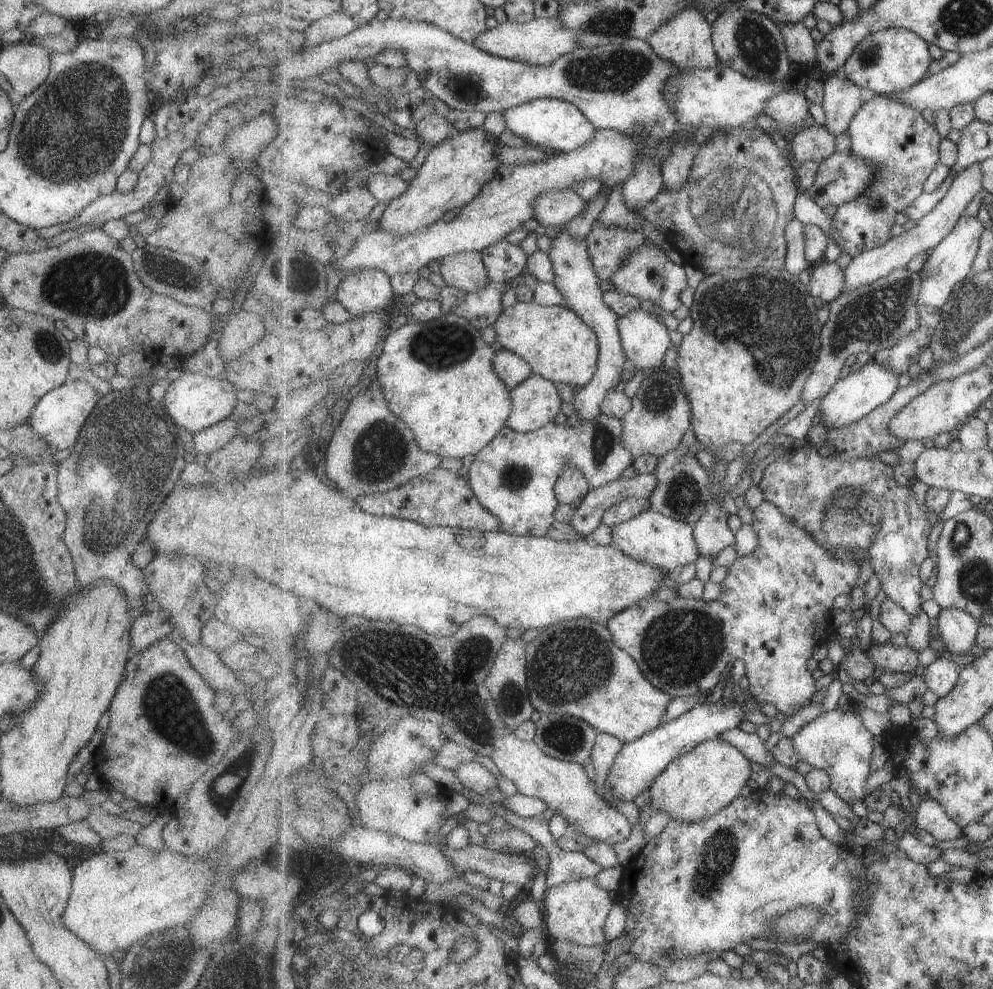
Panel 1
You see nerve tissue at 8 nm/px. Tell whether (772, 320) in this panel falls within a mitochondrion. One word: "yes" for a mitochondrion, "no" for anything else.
yes

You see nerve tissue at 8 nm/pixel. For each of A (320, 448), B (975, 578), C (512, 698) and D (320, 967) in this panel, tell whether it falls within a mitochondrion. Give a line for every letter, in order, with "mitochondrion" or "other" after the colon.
A: other
B: mitochondrion
C: mitochondrion
D: mitochondrion

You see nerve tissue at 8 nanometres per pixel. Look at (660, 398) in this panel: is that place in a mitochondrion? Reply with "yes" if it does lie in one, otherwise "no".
yes

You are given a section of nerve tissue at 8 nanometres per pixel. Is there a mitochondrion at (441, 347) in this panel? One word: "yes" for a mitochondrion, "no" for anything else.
yes

